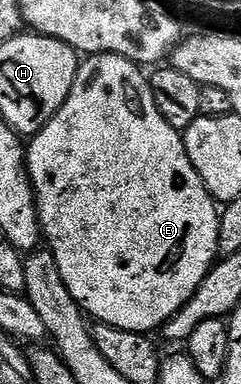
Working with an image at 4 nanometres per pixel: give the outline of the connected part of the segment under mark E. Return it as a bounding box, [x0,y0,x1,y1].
[27,55,221,332]

